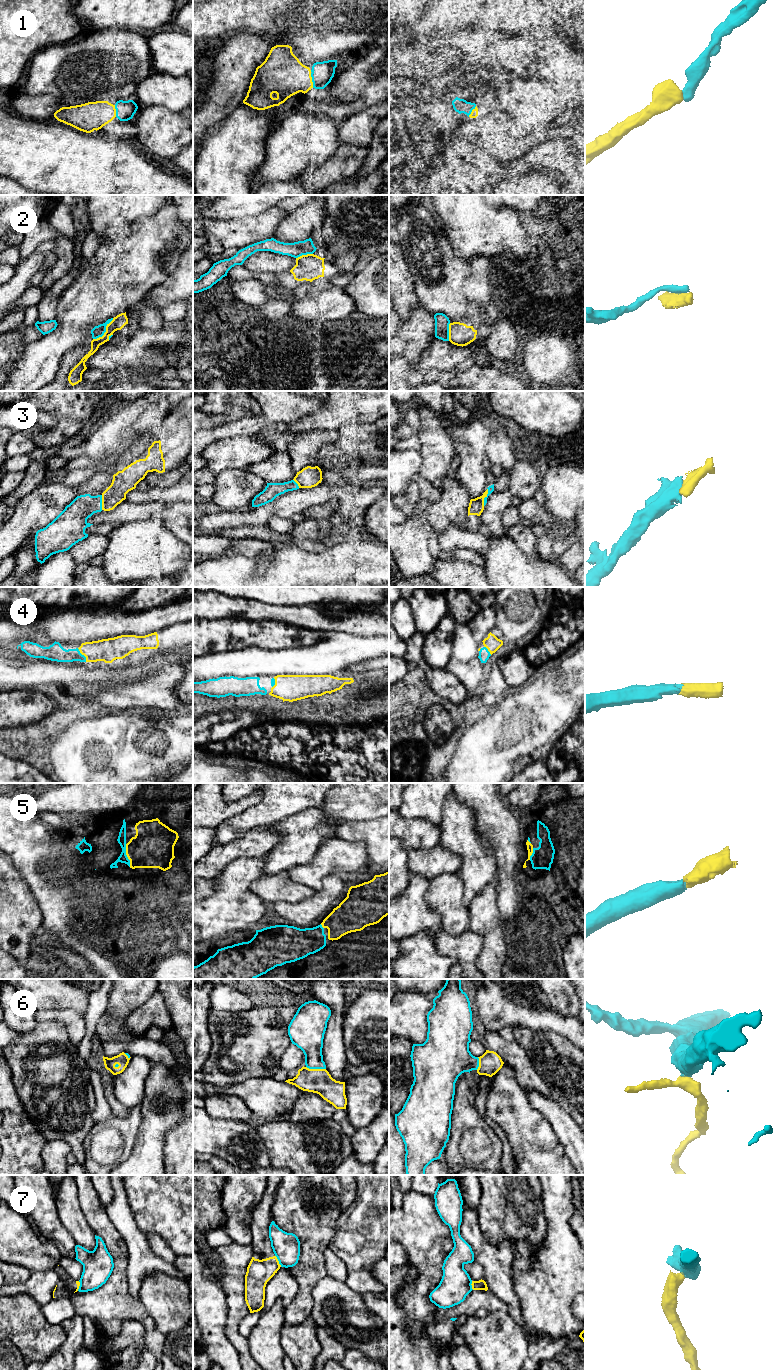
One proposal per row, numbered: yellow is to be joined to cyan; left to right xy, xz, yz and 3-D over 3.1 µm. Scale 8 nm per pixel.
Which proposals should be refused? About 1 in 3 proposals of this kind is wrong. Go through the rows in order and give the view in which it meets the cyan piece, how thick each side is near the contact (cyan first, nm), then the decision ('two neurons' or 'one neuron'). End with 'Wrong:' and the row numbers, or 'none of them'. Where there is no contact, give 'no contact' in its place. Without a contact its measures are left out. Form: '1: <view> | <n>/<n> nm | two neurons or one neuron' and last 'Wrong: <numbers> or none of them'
1: xz | 180/340 nm | one neuron
2: xy | 100/110 nm | two neurons
3: yz | 50/130 nm | one neuron
4: xy | 140/190 nm | one neuron
5: xy | 70/340 nm | one neuron
6: xz | 220/200 nm | one neuron
7: xz | 220/200 nm | two neurons
Wrong: 2, 7

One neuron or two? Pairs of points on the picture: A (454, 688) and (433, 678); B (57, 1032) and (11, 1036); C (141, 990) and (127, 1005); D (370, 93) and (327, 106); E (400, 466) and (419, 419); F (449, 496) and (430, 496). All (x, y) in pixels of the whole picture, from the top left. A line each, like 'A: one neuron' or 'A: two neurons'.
A: one neuron
B: two neurons
C: one neuron
D: one neuron
E: two neurons
F: two neurons

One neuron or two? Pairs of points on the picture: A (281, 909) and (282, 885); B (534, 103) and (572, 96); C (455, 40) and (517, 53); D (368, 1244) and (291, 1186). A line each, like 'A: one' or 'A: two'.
A: two
B: two
C: two
D: two

